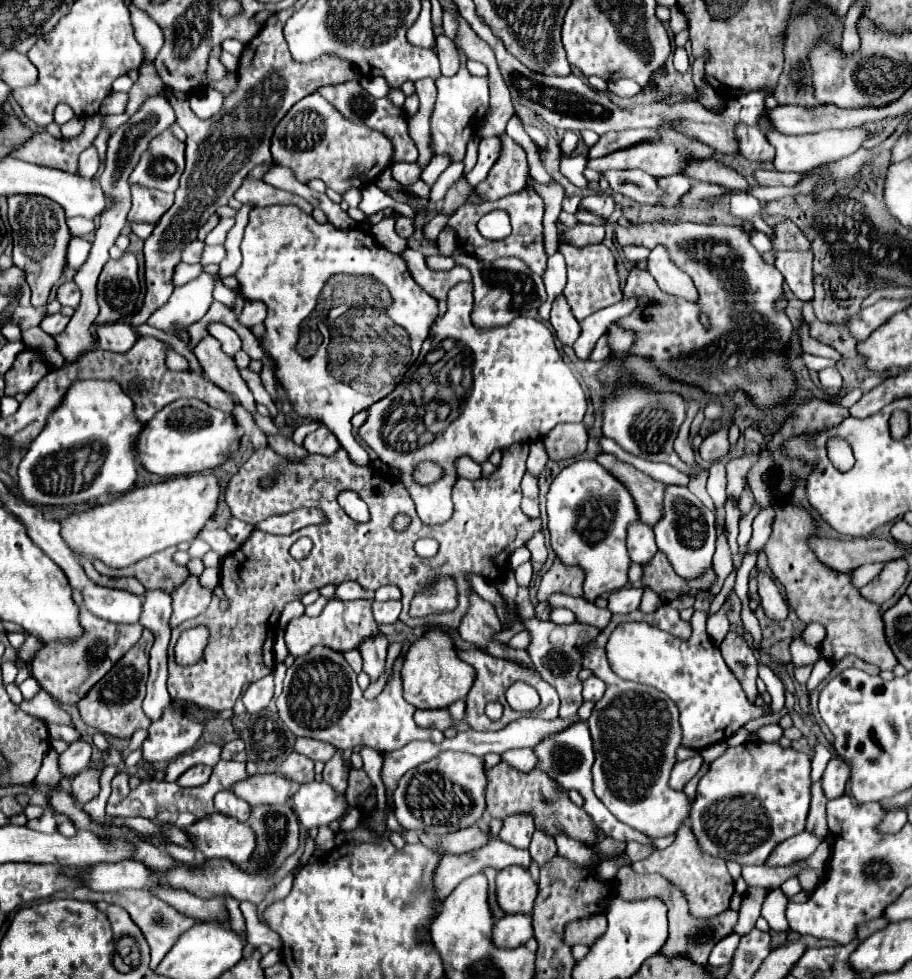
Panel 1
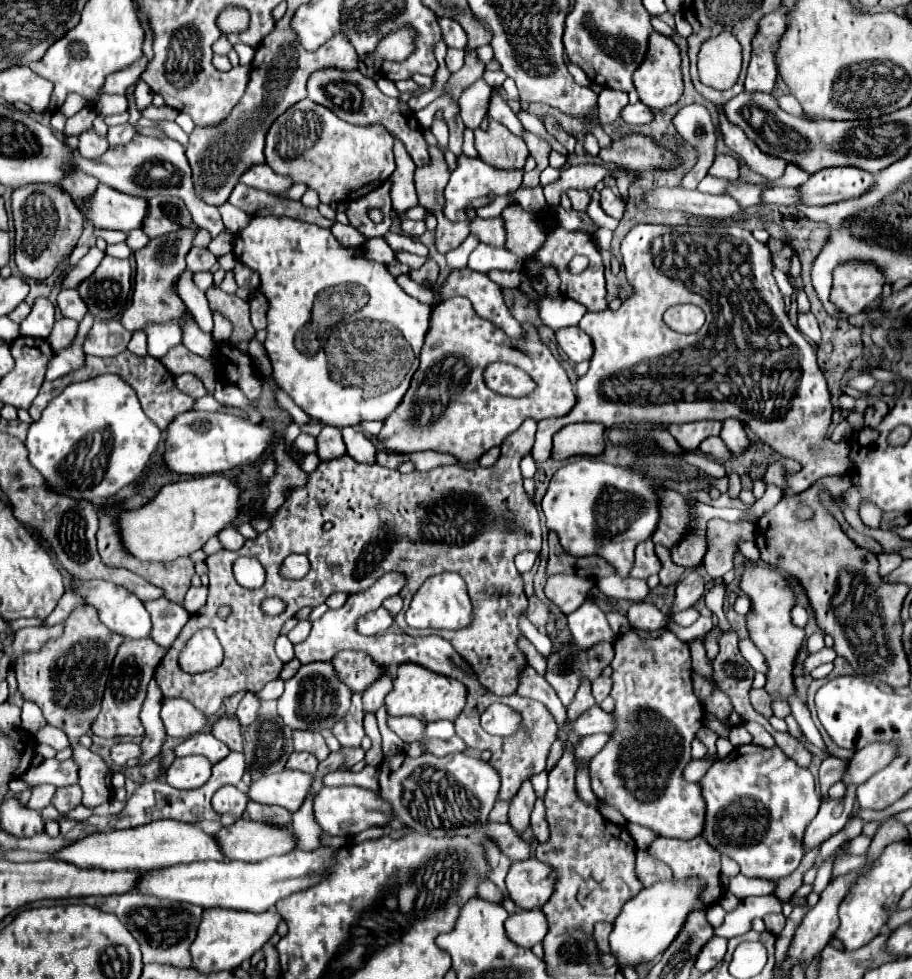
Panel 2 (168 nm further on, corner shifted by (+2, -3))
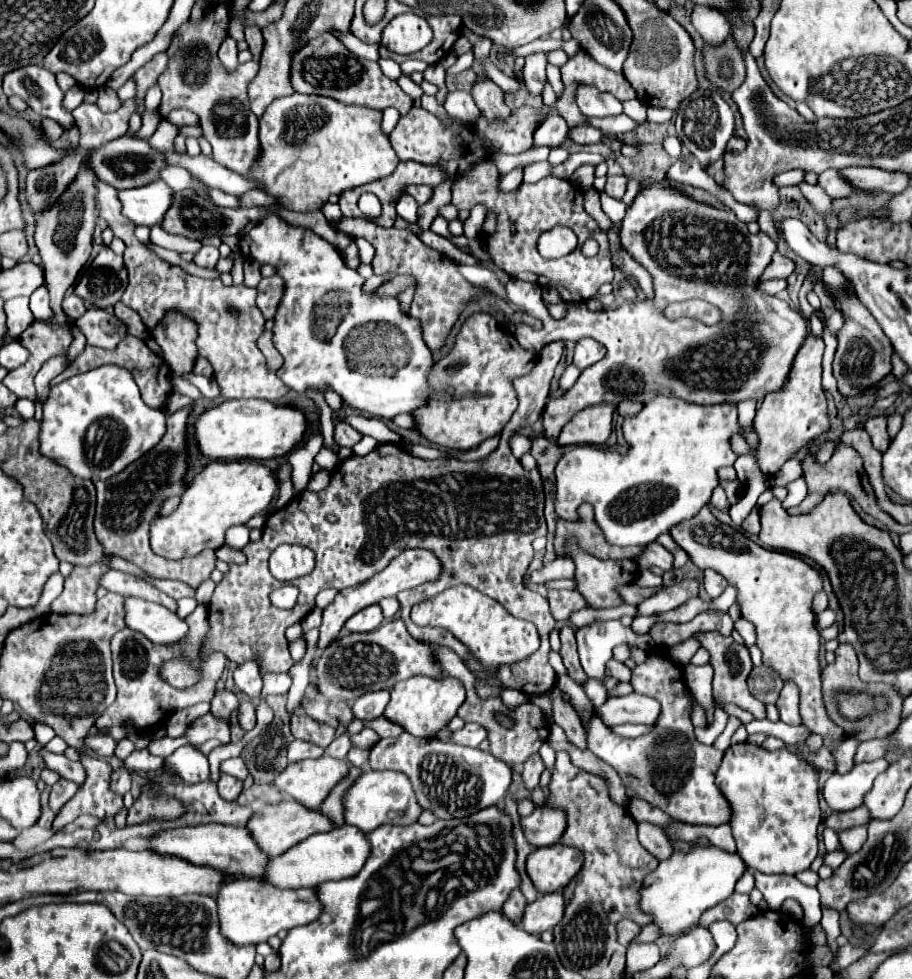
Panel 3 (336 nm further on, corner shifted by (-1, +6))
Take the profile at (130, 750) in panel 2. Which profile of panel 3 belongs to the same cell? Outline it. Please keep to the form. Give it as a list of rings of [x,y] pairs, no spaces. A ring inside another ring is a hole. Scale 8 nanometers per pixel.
[[[95,734],[95,736],[85,736],[83,738],[83,748],[95,752],[101,758],[113,756],[115,746],[117,746],[117,742],[113,738],[109,738],[109,736],[105,736],[105,734]]]

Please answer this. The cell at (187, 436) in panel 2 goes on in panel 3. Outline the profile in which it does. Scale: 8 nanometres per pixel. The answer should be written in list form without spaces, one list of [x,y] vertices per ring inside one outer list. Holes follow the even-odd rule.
[[[229,400],[203,412],[195,422],[195,430],[199,448],[209,458],[267,460],[287,456],[301,444],[307,430],[307,416],[299,408],[273,404],[269,400]]]

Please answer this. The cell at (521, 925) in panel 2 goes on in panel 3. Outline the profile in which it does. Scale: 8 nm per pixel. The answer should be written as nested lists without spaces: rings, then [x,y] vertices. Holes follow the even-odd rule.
[[[551,892],[551,894],[541,894],[537,902],[529,904],[525,908],[525,918],[521,926],[529,934],[541,934],[545,930],[555,928],[565,912],[565,898],[563,892]]]

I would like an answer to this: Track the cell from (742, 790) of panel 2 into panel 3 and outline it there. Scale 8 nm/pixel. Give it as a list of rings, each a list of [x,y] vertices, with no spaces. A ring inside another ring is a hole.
[[[743,742],[743,744],[735,744],[729,746],[725,752],[725,758],[721,762],[721,768],[717,770],[717,786],[721,788],[721,792],[729,798],[729,804],[733,806],[733,822],[731,822],[731,830],[733,836],[737,840],[737,852],[739,856],[745,860],[745,864],[749,868],[757,868],[763,874],[797,874],[801,870],[807,870],[811,866],[811,862],[817,858],[817,826],[821,822],[821,810],[819,810],[819,786],[817,786],[817,772],[813,770],[811,764],[801,762],[795,754],[791,754],[787,748],[783,748],[781,752],[767,752],[759,746],[753,746],[751,742]]]

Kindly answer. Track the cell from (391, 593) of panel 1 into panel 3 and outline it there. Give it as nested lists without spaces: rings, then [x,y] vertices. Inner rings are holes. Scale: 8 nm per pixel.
[[[385,598],[385,600],[379,602],[379,606],[381,606],[385,618],[393,618],[397,614],[397,610],[399,610],[399,600],[397,598]]]

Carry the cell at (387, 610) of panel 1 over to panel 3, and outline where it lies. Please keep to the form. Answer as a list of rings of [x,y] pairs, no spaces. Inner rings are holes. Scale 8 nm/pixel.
[[[377,604],[367,606],[365,610],[353,614],[353,618],[349,618],[349,622],[345,622],[345,630],[347,632],[373,632],[377,626],[381,626],[383,622],[383,614],[381,608]]]

